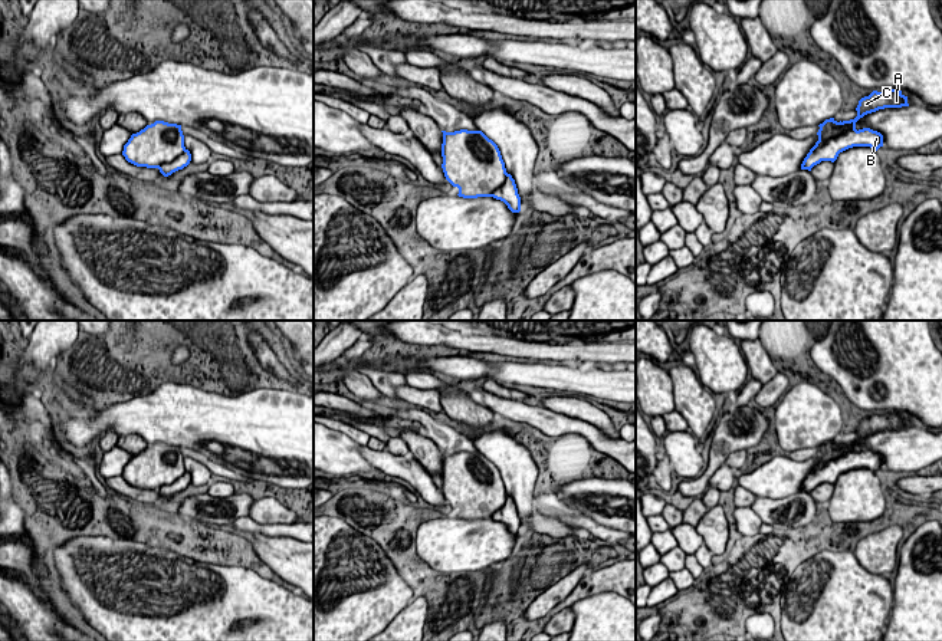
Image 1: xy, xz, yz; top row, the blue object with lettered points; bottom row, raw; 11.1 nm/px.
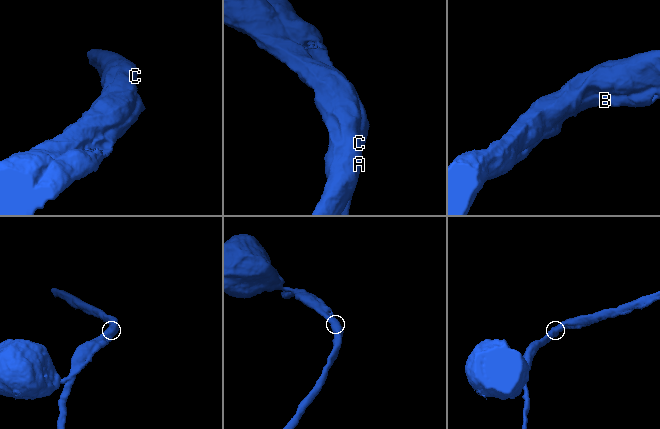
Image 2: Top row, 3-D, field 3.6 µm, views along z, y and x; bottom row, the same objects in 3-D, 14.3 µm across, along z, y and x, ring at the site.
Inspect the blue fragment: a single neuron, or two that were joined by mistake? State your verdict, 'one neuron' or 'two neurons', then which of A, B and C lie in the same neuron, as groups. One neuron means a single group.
one neuron; A B C

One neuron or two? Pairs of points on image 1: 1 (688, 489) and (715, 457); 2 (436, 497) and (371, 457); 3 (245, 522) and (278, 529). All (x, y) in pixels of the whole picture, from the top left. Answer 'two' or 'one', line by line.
1: one
2: one
3: one

